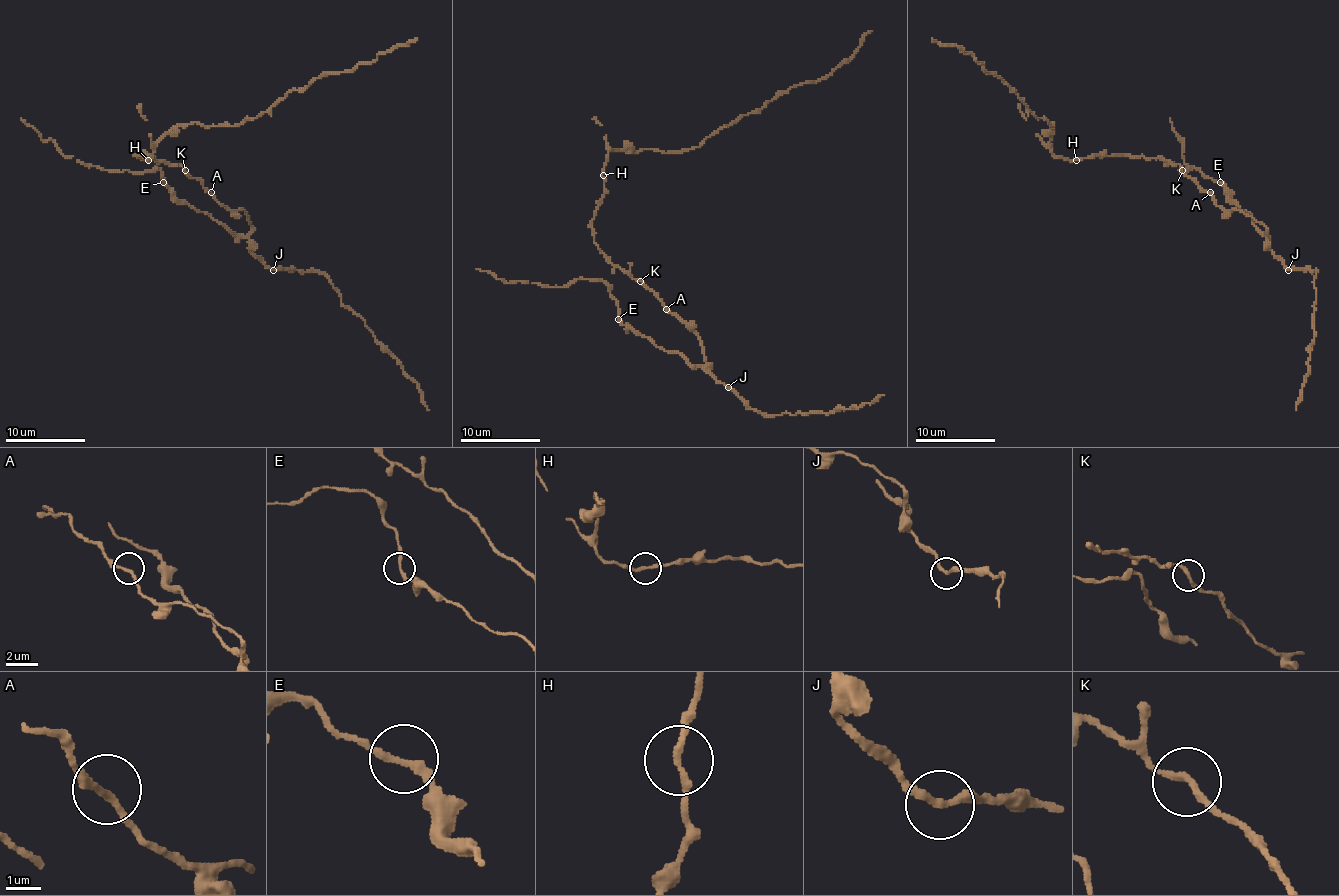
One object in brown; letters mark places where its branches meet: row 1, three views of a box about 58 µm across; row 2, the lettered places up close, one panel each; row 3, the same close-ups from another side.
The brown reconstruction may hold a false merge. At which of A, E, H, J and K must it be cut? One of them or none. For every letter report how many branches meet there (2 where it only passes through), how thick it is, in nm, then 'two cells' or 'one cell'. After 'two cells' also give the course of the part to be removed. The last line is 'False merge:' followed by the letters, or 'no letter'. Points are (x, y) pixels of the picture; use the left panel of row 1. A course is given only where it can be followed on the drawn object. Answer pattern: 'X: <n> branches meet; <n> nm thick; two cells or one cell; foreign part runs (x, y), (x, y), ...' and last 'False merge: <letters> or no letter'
A: 2 branches meet; 190 nm thick; one cell
E: 2 branches meet; 200 nm thick; one cell
H: 2 branches meet; 200 nm thick; one cell
J: 2 branches meet; 190 nm thick; one cell
K: 2 branches meet; 200 nm thick; one cell
False merge: no letter

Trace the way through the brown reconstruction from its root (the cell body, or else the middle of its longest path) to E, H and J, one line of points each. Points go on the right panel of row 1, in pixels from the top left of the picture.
E: (1168, 162), (1178, 164), (1218, 206), (1260, 222), (1266, 236), (1252, 216), (1228, 198), (1220, 182)
H: (1168, 162), (1162, 158), (1124, 154), (1076, 160)
J: (1168, 162), (1178, 164), (1218, 206), (1240, 210), (1260, 222), (1266, 228), (1266, 244), (1288, 270)

